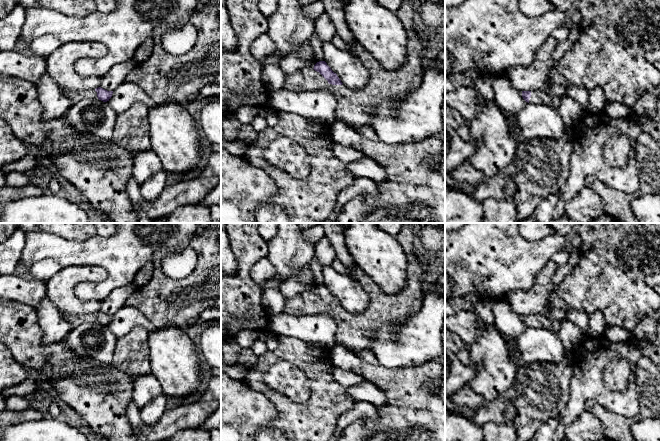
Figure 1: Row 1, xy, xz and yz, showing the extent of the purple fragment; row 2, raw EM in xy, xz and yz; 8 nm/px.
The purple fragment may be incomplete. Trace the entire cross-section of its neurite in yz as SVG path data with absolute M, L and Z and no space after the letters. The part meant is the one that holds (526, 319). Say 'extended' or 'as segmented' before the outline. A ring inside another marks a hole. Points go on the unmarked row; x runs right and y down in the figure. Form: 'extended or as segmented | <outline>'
extended | M553 291L550 295L550 312L548 314L522 315L523 323L528 327L551 328L557 332L568 316L568 307Z

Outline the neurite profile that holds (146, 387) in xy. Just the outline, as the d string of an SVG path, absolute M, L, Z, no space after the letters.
M152 373L134 377L133 400L139 410L161 394L165 395L160 382Z

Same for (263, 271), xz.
M265 257L260 259L250 271L251 278L261 287L277 276L276 269L271 261Z

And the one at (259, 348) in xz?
M260 340L255 341L250 347L250 349L256 356L261 356L268 352L266 343Z

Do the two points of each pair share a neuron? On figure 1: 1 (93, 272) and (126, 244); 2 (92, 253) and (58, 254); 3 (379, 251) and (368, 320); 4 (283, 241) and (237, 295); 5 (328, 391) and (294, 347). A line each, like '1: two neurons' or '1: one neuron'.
1: two neurons
2: one neuron
3: two neurons
4: two neurons
5: one neuron

